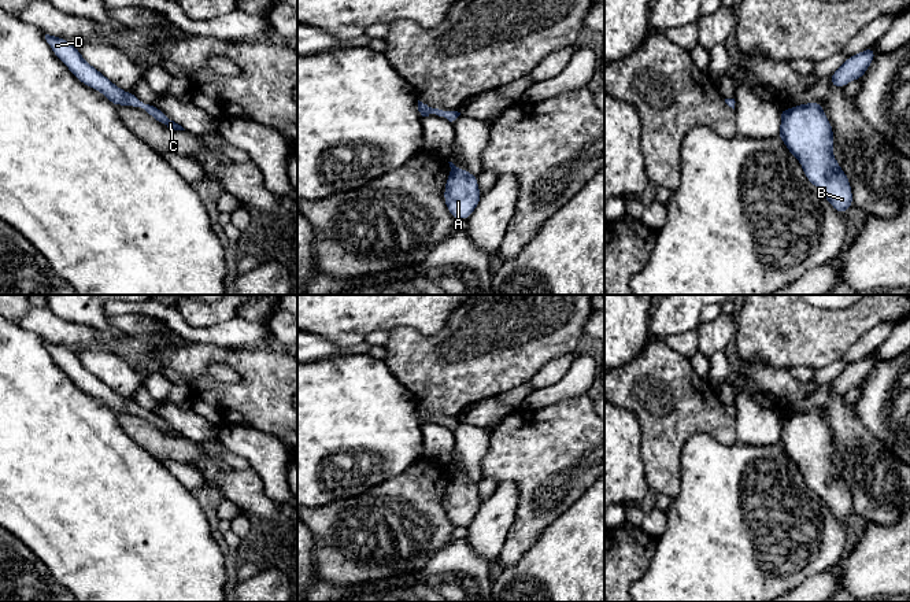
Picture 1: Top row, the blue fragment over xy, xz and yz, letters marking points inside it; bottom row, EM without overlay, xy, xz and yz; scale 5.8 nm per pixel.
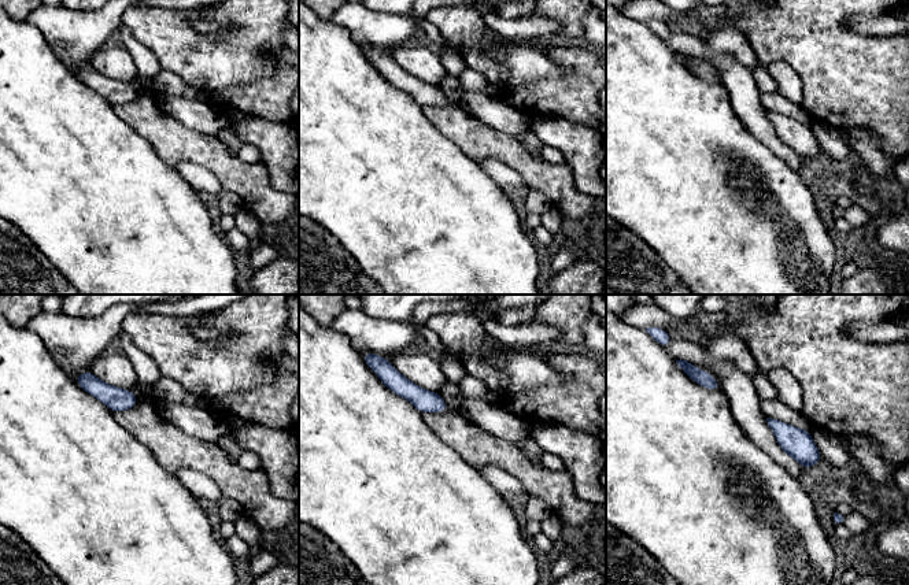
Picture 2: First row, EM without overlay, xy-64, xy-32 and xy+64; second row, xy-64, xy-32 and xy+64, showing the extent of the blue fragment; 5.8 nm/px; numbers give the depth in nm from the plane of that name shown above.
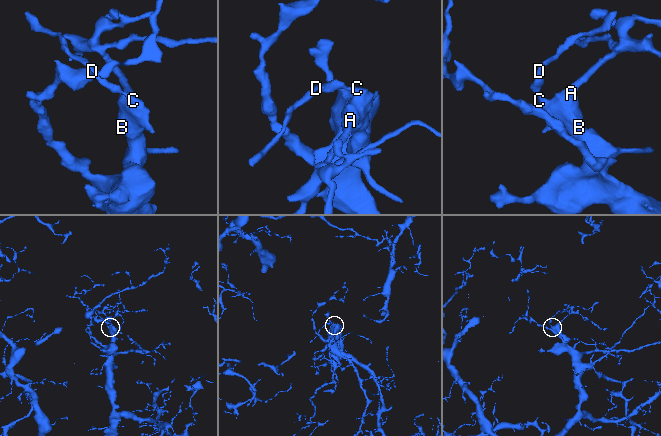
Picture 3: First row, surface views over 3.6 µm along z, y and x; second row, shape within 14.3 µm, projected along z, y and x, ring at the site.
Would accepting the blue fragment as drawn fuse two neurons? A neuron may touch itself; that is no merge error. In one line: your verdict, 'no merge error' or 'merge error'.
no merge error

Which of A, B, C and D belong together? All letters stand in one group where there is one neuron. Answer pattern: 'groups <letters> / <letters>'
groups A B C D

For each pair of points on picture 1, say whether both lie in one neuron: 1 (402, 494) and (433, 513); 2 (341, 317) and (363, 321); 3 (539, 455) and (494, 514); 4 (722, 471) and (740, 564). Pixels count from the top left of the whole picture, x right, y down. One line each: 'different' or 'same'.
1: same
2: same
3: different
4: same

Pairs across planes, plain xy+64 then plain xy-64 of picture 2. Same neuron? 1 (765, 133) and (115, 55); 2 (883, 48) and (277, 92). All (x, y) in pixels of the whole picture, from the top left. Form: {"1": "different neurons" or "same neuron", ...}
{"1": "same neuron", "2": "same neuron"}

